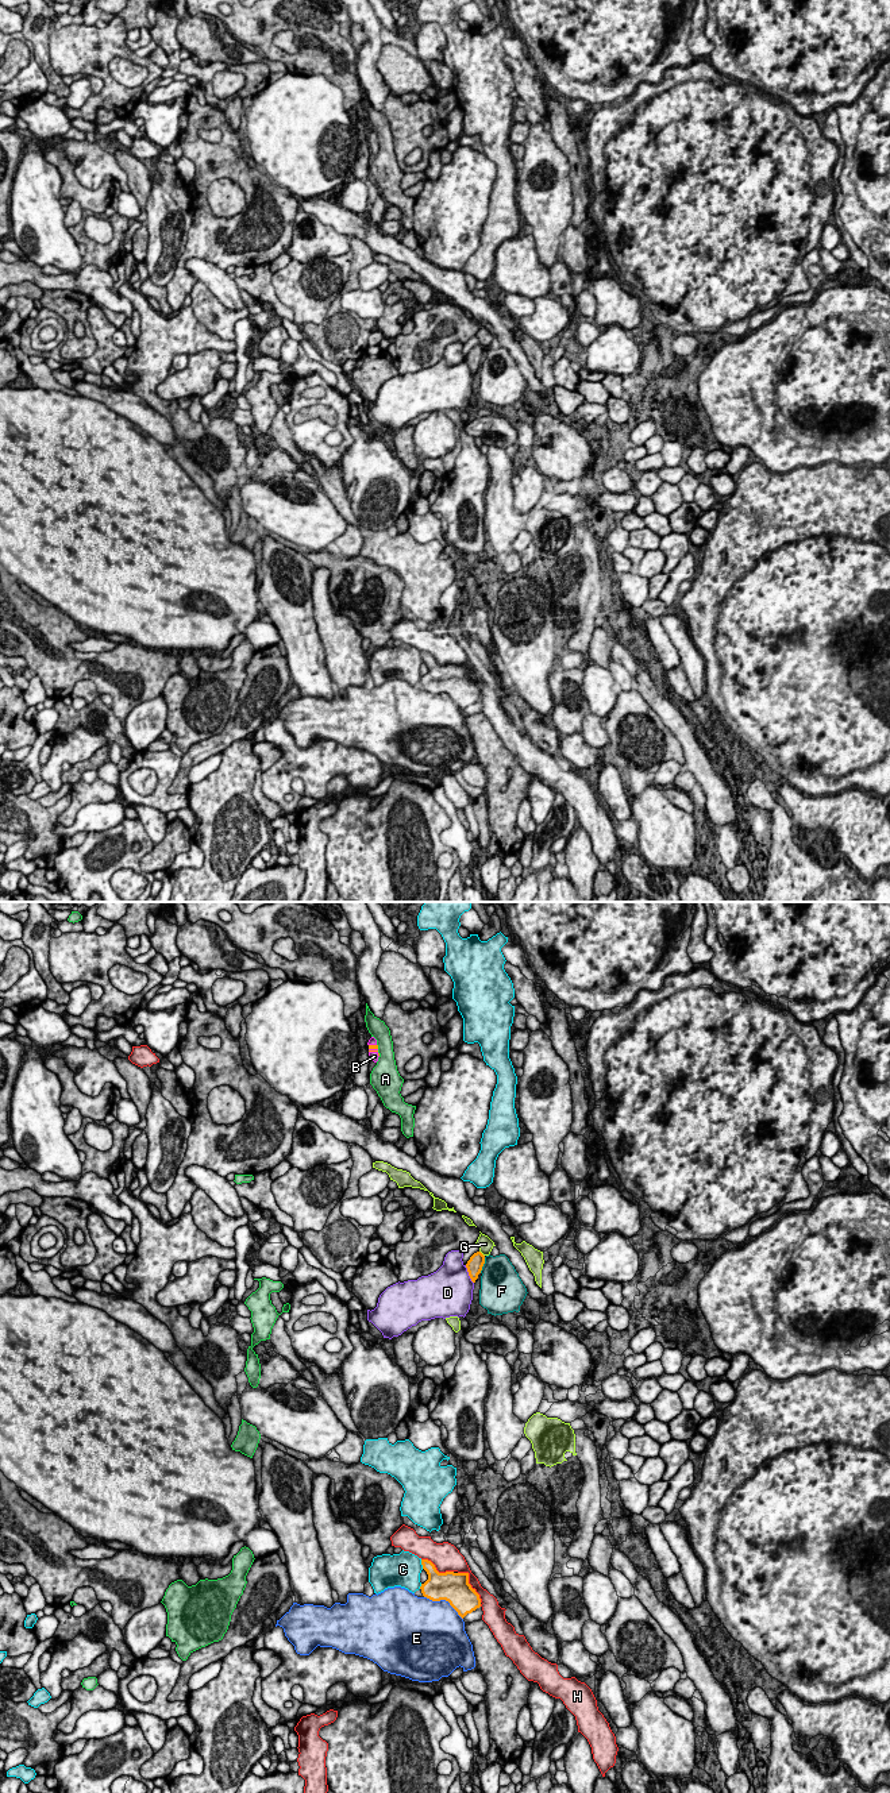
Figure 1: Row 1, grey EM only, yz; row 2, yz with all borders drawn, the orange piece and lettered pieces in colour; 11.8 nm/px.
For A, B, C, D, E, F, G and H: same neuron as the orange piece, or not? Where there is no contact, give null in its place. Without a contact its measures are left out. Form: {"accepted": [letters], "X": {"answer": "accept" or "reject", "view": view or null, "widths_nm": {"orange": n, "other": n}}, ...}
{"accepted": ["B"], "A": {"answer": "reject", "view": "yz", "widths_nm": {"orange": 60, "other": 220}}, "B": {"answer": "accept", "view": "yz", "widths_nm": {"orange": 60, "other": 100}}, "C": {"answer": "reject", "view": "yz", "widths_nm": {"orange": 190, "other": 400}}, "D": {"answer": "reject", "view": "yz", "widths_nm": {"orange": 190, "other": 480}}, "E": {"answer": "reject", "view": "yz", "widths_nm": {"orange": 360, "other": 440}}, "F": {"answer": "reject", "view": "yz", "widths_nm": {"orange": 190, "other": 420}}, "G": {"answer": "reject", "view": "yz", "widths_nm": {"orange": 190, "other": 180}}, "H": {"answer": "reject", "view": "yz", "widths_nm": {"orange": 360, "other": 160}}}

